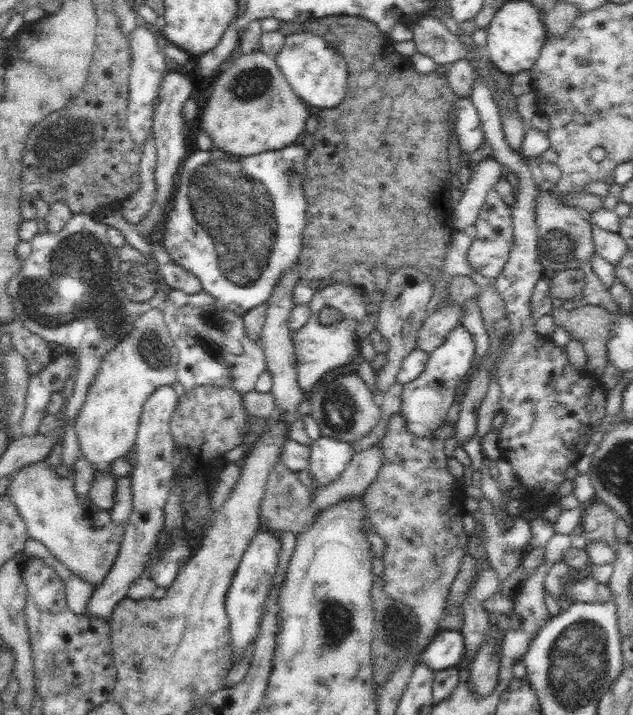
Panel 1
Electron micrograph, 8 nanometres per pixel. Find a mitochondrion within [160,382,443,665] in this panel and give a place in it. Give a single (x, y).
(336, 619)

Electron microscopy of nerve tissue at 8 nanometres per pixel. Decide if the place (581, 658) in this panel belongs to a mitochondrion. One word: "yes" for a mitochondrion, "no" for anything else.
yes

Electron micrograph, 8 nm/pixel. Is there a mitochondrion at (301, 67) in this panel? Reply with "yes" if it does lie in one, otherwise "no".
no

